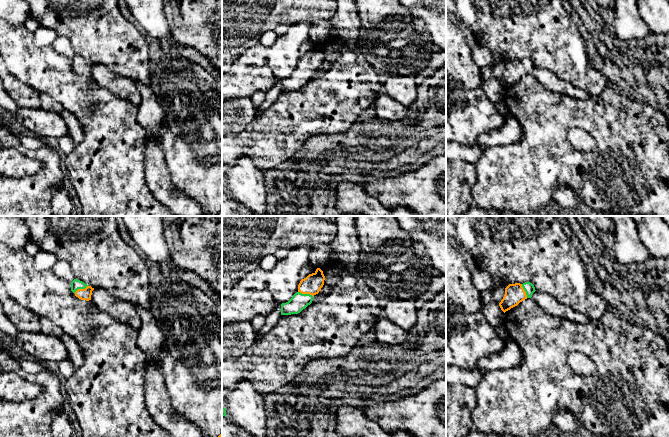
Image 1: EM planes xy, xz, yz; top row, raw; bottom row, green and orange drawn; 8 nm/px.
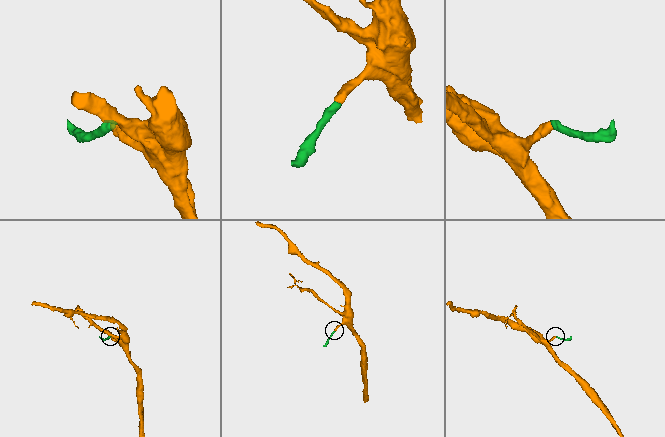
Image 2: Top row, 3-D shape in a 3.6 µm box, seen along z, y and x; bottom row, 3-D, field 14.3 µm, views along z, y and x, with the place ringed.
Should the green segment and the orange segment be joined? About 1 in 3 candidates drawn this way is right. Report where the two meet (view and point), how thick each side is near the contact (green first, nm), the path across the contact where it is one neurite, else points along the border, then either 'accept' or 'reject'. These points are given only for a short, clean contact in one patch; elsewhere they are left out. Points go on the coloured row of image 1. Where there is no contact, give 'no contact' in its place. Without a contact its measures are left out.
contact xz (305, 294); calibres 140 and 160 nm; way xz (299, 301), (305, 294), (312, 284); accept

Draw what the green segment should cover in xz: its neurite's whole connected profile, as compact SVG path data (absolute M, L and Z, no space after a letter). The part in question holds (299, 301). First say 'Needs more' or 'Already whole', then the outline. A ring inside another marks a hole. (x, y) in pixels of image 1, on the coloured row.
Needs more. M320 268L302 279L293 297L288 302L281 304L281 315L298 314L310 305L313 296L318 294L323 287L324 280L325 276Z

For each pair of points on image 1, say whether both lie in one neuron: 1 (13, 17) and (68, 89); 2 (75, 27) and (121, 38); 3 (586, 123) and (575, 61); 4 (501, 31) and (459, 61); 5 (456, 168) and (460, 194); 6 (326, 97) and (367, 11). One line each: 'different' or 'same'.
1: different
2: same
3: different
4: different
5: same
6: different

